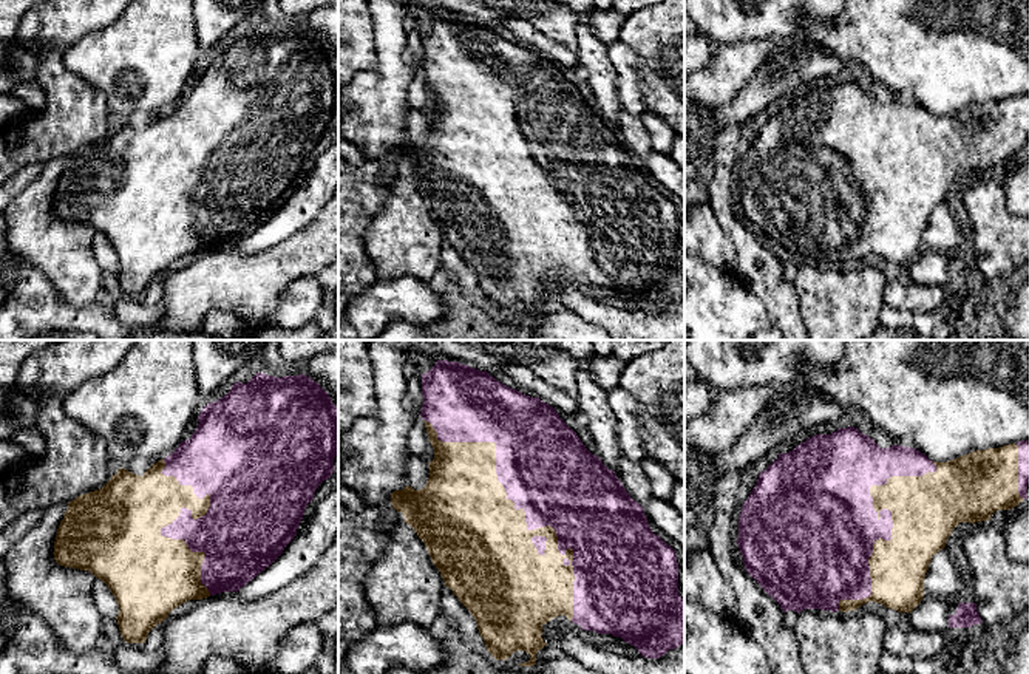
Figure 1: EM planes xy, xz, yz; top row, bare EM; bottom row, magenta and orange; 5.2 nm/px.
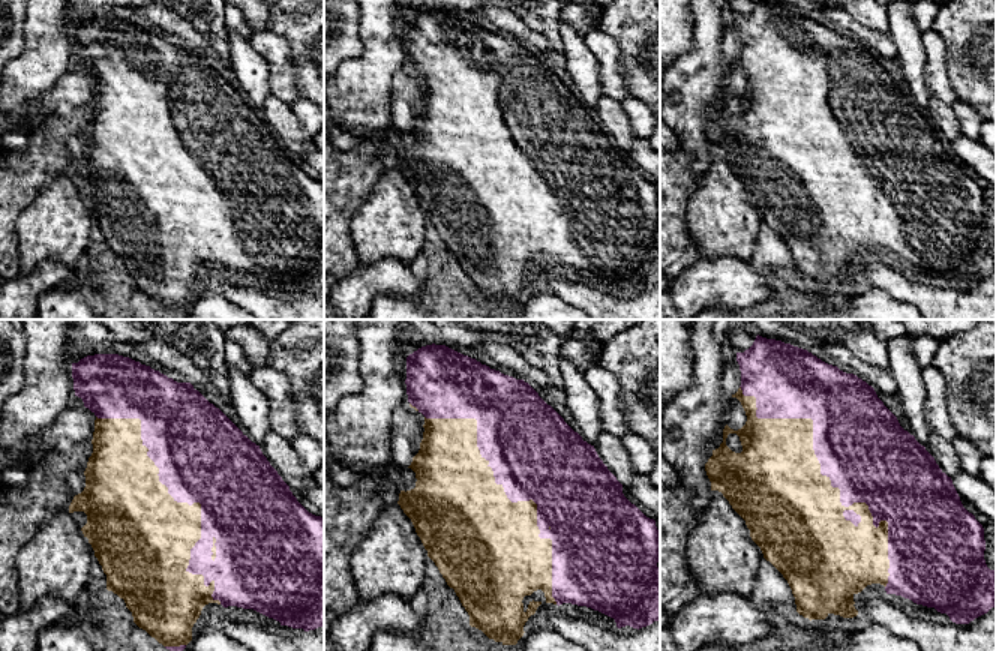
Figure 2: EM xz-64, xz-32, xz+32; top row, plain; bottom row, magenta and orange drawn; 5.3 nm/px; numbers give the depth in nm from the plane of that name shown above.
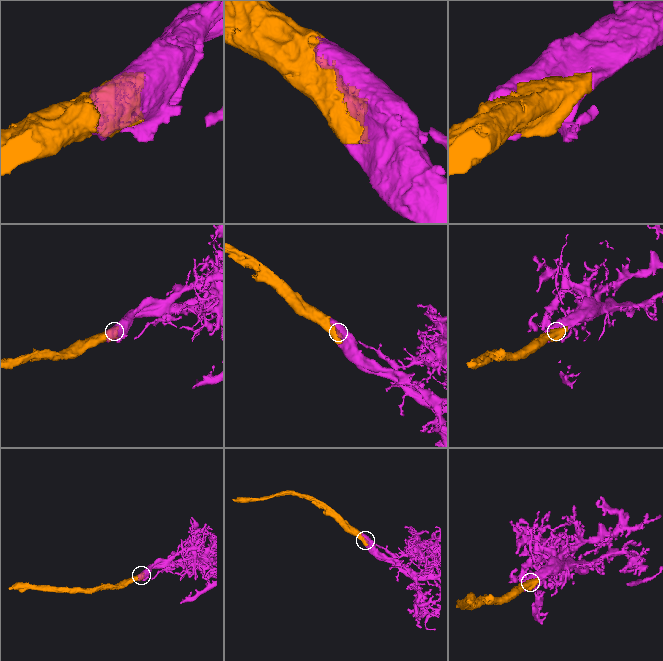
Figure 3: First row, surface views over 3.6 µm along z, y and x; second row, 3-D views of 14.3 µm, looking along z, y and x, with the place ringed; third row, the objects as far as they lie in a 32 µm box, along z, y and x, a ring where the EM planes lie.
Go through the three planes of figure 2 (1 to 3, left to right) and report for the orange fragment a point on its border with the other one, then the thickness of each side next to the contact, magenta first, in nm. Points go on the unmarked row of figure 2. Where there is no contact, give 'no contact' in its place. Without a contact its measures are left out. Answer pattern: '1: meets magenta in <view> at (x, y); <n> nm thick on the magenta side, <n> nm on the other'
1: meets magenta in xz-64 at (186, 165); 480 nm thick on the magenta side, 440 nm on the other
2: meets magenta in xz-32 at (510, 164); 440 nm thick on the magenta side, 500 nm on the other
3: meets magenta in xz+32 at (827, 140); 480 nm thick on the magenta side, 480 nm on the other

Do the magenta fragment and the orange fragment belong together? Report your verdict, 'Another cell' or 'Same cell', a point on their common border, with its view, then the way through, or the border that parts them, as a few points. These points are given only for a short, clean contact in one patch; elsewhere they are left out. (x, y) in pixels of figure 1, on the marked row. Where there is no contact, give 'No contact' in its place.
Same cell. Touches magenta at xz (516, 509)

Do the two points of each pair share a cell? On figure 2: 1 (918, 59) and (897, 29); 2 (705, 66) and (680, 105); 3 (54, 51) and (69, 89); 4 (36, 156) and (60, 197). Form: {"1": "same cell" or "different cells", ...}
{"1": "same cell", "2": "same cell", "3": "different cells", "4": "different cells"}

